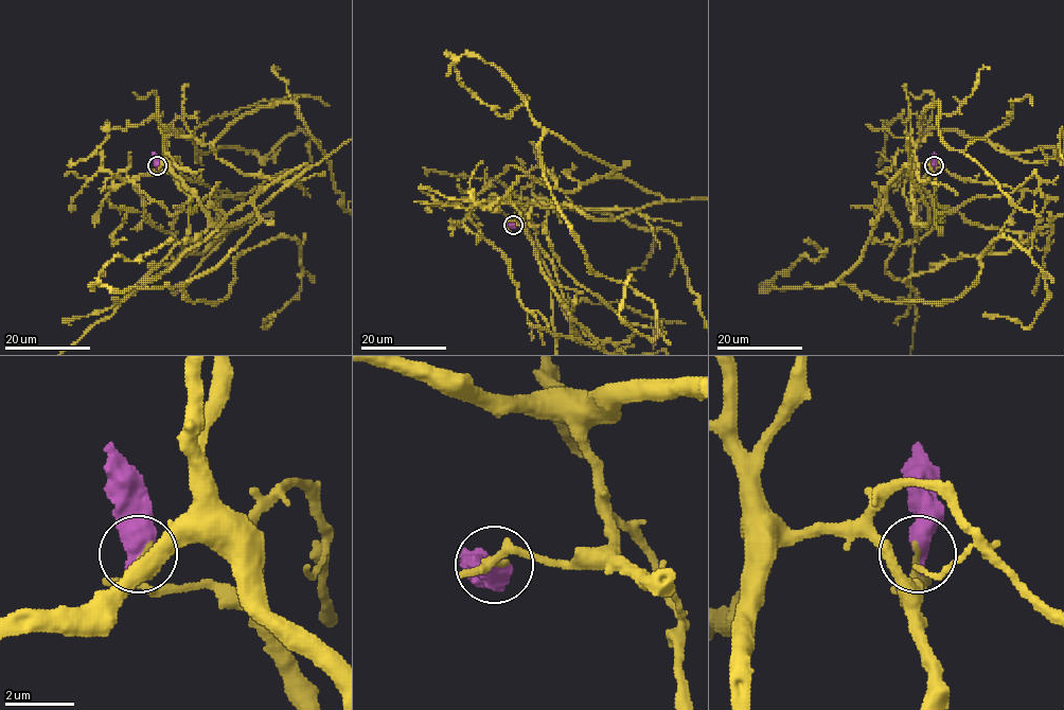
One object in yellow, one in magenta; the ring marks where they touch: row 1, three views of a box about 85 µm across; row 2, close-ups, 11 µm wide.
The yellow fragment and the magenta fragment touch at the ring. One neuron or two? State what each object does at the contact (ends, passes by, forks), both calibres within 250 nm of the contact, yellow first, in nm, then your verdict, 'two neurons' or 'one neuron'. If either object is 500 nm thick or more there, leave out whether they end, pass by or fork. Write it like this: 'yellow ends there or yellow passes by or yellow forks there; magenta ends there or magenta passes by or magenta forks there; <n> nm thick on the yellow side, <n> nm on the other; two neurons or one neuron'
160 nm thick on the yellow side, 650 nm on the other; two neurons

